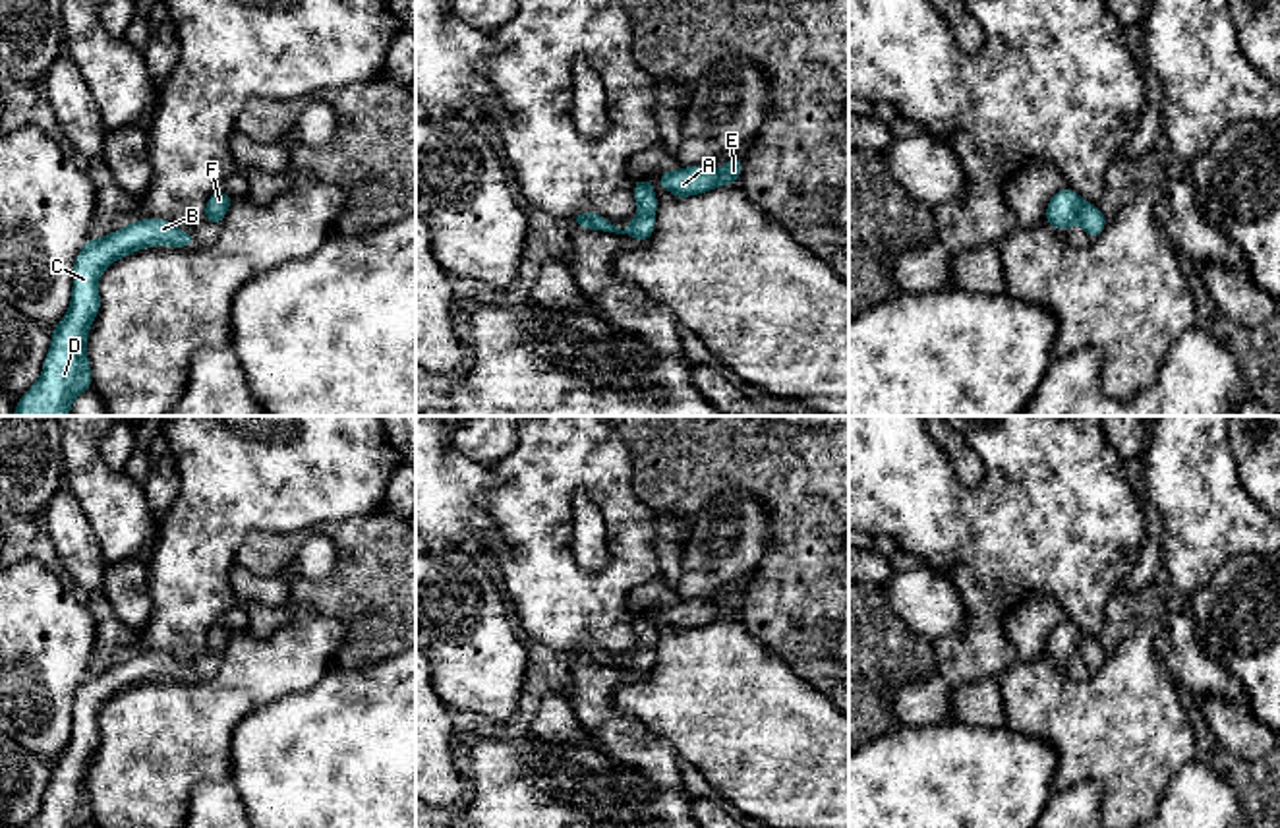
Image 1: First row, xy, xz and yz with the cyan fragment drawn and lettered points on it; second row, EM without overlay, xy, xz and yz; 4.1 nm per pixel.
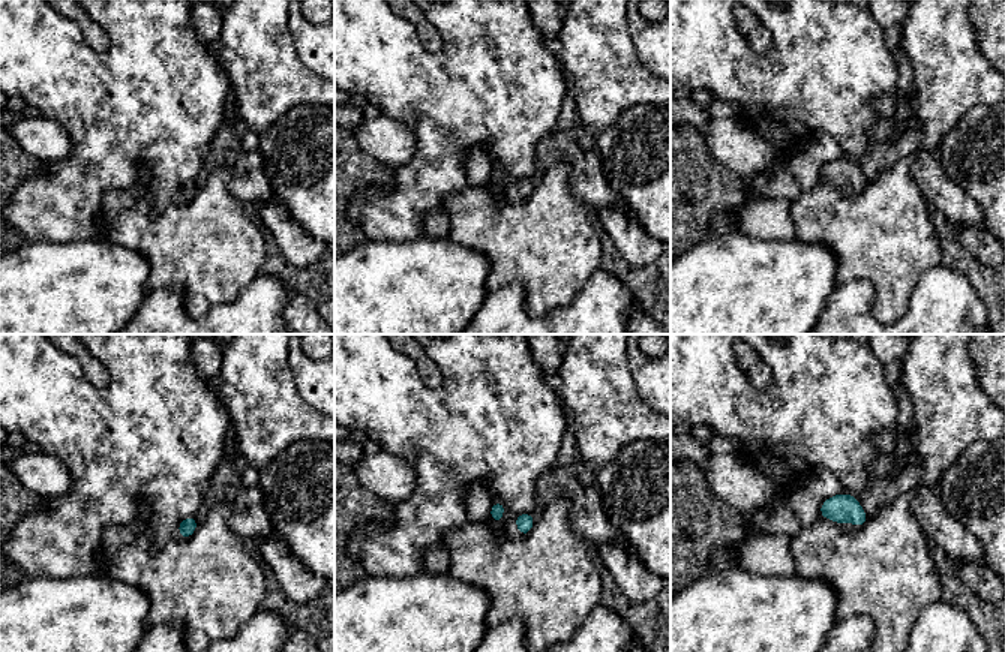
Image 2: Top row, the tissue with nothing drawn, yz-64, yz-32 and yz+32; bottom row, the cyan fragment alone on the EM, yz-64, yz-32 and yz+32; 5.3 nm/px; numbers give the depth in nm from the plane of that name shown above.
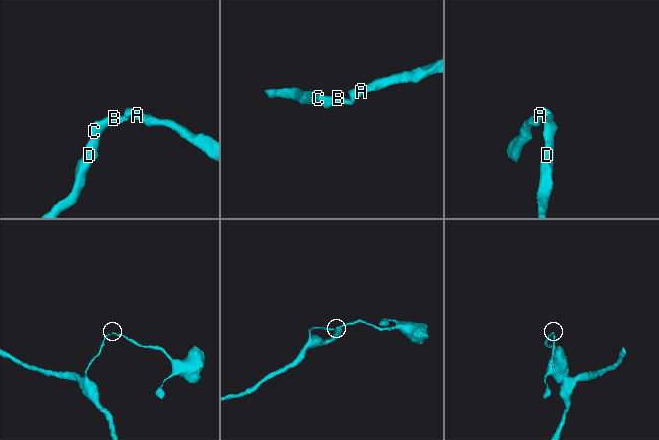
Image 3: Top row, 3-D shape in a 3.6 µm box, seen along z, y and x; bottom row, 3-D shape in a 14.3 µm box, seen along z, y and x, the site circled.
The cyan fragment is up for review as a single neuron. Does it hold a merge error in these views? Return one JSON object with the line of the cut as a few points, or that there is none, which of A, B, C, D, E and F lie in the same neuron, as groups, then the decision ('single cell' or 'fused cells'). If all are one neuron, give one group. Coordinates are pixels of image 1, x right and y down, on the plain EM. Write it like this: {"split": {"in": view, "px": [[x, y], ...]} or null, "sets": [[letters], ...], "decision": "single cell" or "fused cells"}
{"split": null, "sets": [["A", "B", "C", "D", "E", "F"]], "decision": "single cell"}

